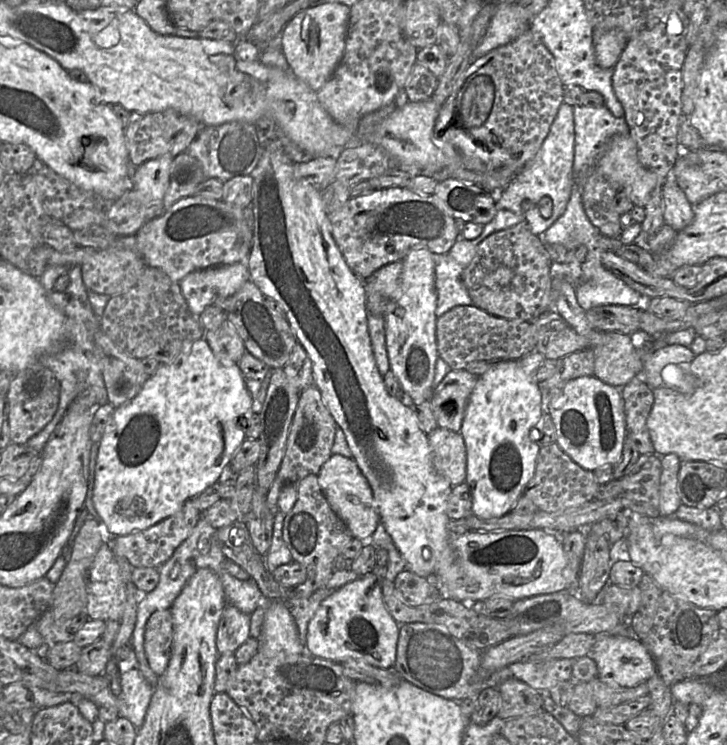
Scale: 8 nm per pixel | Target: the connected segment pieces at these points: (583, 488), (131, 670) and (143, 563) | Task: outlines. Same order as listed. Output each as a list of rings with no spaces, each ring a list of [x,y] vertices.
[[[557,443],[540,447],[535,473],[524,489],[524,495],[532,500],[537,510],[557,512],[581,506],[594,499],[599,483],[592,471],[573,461]]]
[[[131,651],[129,657],[122,661],[113,654],[101,675],[109,681],[109,686],[93,697],[84,698],[92,700],[99,707],[115,707],[119,716],[126,717],[139,729],[144,722],[154,687],[141,673],[135,652]]]
[[[192,499],[185,502],[182,509],[157,524],[124,536],[110,537],[110,548],[116,557],[124,557],[133,568],[159,568],[174,553],[174,551],[188,538],[197,522],[201,518],[201,511],[197,509]]]

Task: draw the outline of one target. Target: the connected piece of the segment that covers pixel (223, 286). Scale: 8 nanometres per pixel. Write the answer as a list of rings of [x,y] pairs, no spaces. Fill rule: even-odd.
[[[239,262],[190,272],[180,288],[190,310],[200,315],[218,298],[234,295],[249,279],[246,262]]]

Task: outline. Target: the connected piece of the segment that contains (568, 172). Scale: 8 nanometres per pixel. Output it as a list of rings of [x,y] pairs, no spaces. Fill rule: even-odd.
[[[563,102],[550,126],[549,132],[534,158],[518,173],[515,179],[502,193],[496,195],[496,215],[484,225],[481,234],[472,240],[459,237],[449,250],[449,254],[461,266],[466,268],[473,259],[478,245],[489,235],[513,227],[521,222],[528,224],[529,230],[542,234],[565,212],[574,186],[574,117],[573,106]],[[549,197],[552,200],[552,214],[544,218],[540,212],[540,200]]]

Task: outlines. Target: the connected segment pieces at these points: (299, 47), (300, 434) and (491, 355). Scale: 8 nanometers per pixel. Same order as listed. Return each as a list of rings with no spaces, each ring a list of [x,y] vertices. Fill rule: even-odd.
[[[341,3],[312,6],[296,14],[278,38],[289,71],[316,92],[328,81],[343,58],[349,17],[350,7]]]
[[[312,385],[300,393],[299,402],[289,430],[286,449],[277,477],[284,484],[298,484],[310,474],[318,475],[323,464],[330,458],[336,430],[336,422],[325,406],[319,389]]]
[[[475,305],[456,306],[439,317],[436,323],[436,342],[438,356],[453,370],[465,369],[469,363],[477,361],[497,362],[520,359],[535,351],[536,346],[532,322],[494,316]]]

